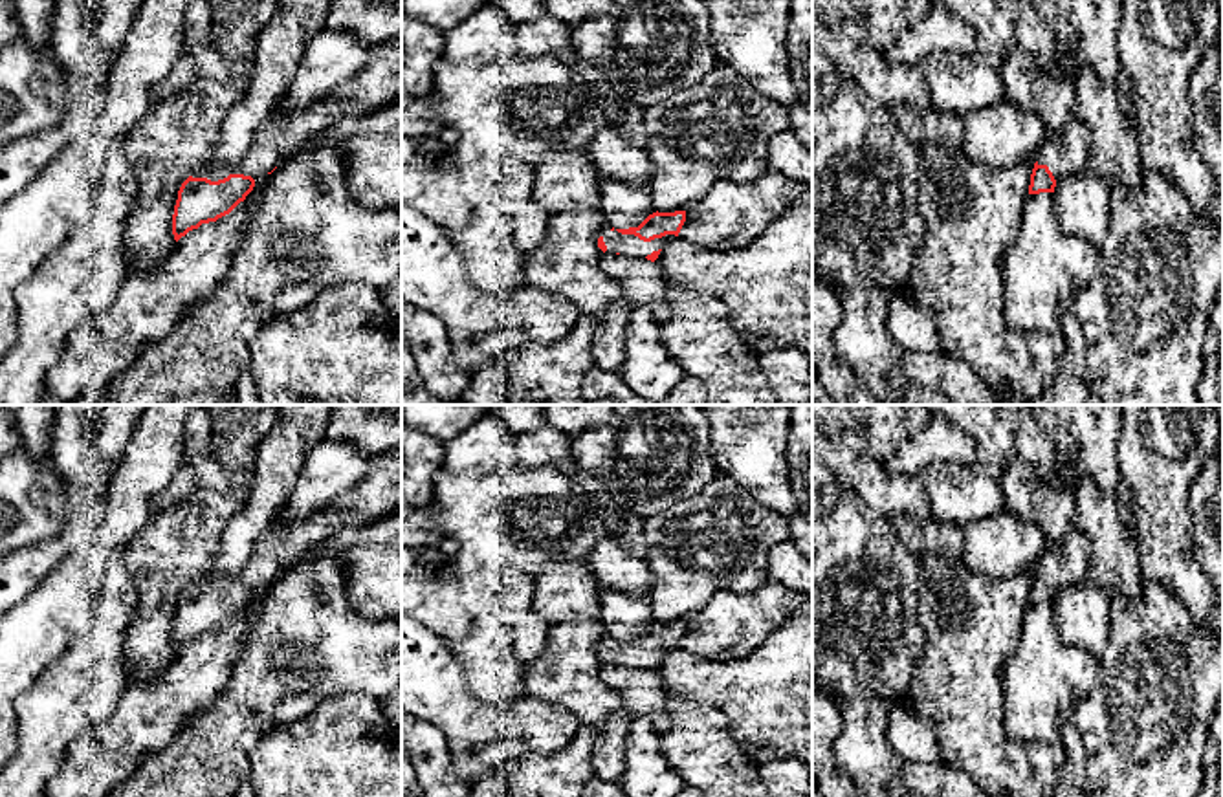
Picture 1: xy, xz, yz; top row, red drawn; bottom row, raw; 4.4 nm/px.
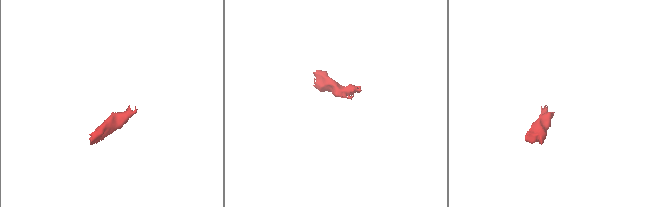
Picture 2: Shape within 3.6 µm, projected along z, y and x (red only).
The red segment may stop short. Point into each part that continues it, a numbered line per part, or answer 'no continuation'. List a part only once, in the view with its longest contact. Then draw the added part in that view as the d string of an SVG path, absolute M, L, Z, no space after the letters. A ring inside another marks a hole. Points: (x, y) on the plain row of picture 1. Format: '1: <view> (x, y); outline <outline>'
1: xz (626, 655); outline M614 639L603 647L603 652L607 656L605 663L620 663L623 667L645 669L653 661L662 660L671 649L675 649L675 645L666 645L662 649L644 652L634 645L622 645Z

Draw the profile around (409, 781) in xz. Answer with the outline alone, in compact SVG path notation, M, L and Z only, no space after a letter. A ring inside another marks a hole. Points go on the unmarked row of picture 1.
M402 753L402 797L425 797L407 753Z

